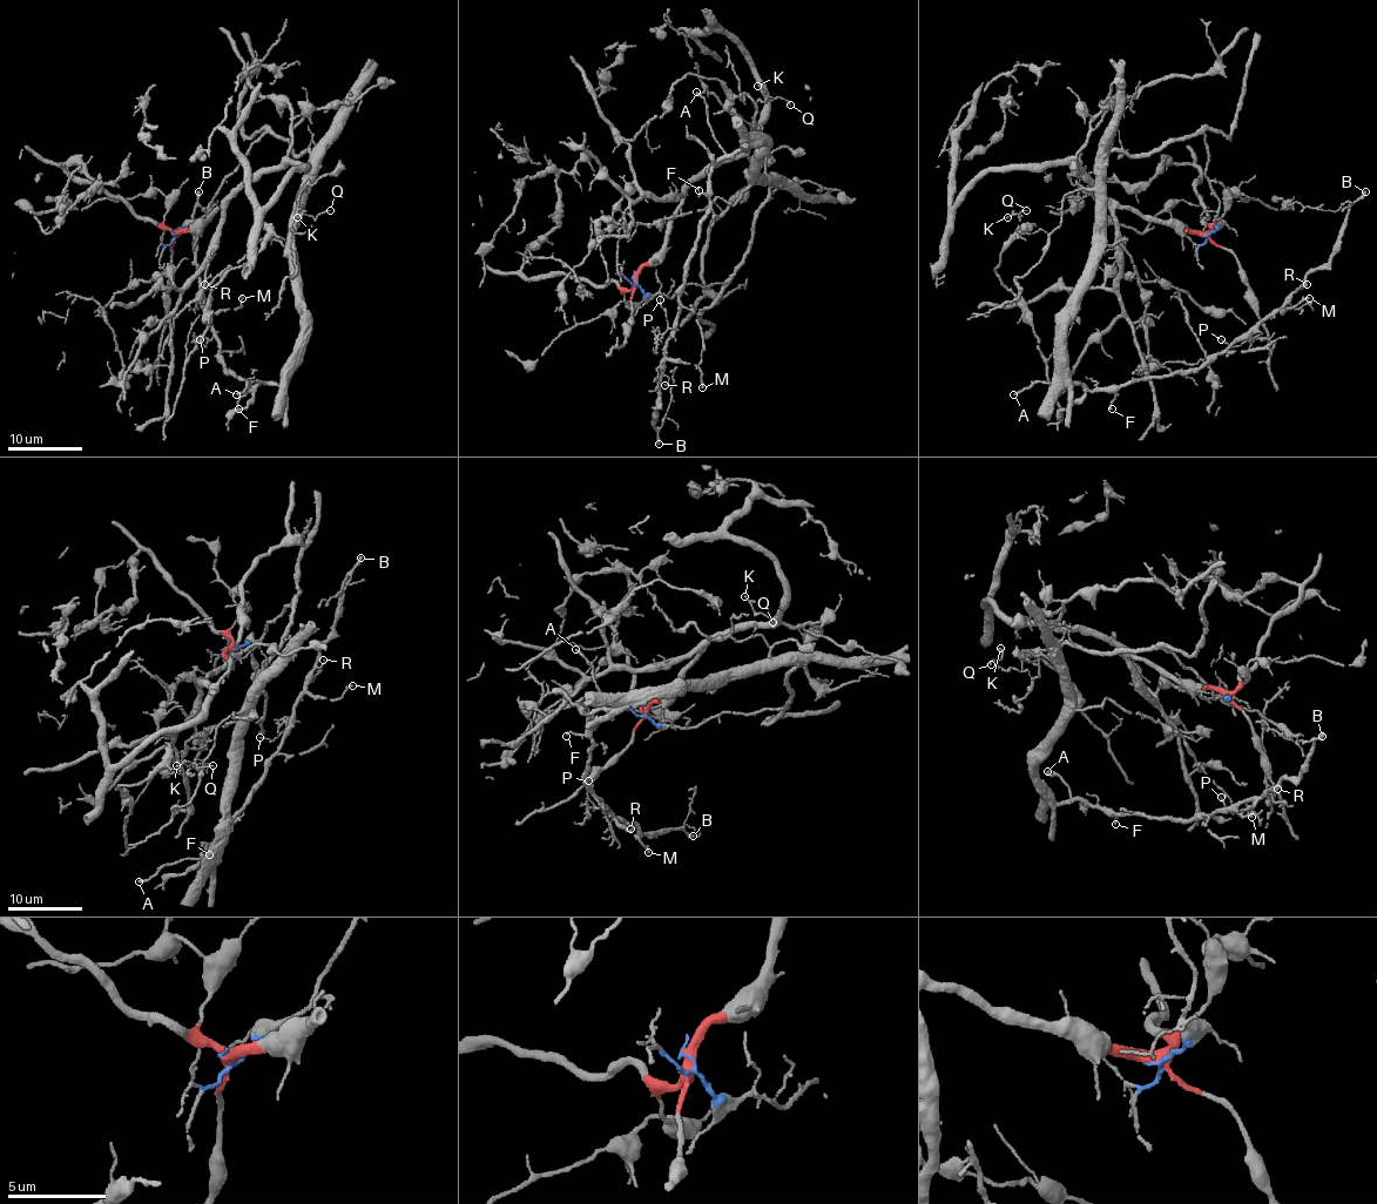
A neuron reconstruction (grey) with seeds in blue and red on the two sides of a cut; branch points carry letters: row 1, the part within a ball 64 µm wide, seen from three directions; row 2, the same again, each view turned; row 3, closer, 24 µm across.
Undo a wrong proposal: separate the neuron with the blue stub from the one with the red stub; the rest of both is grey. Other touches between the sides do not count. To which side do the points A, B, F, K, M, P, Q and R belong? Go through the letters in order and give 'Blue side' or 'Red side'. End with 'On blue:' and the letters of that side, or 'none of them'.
A: Blue side
B: Blue side
F: Blue side
K: Blue side
M: Blue side
P: Blue side
Q: Blue side
R: Blue side
On blue: A, B, F, K, M, P, Q, R

